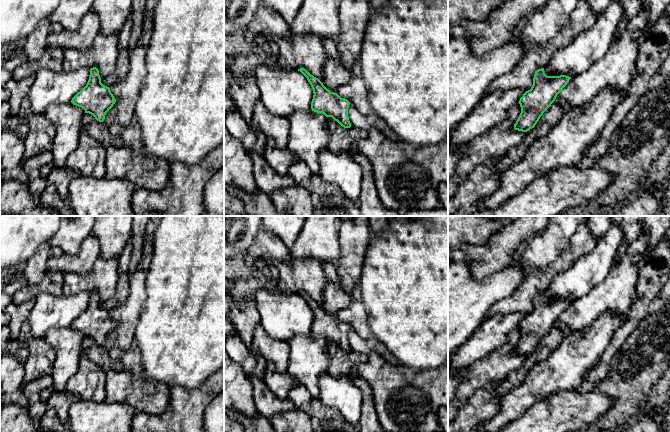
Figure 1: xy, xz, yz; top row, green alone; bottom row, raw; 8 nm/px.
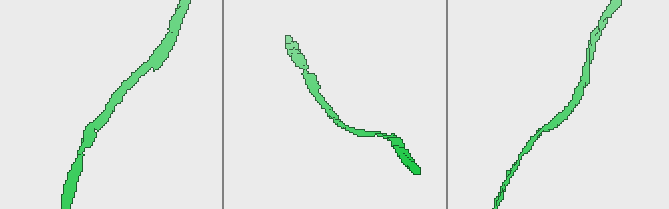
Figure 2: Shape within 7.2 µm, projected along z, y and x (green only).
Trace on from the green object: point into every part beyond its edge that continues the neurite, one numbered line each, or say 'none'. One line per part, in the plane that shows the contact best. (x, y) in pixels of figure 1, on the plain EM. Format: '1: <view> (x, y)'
none

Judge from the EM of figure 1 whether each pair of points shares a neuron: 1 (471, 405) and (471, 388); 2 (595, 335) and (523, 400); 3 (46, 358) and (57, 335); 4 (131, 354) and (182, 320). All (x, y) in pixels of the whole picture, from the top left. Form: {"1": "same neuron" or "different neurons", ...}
{"1": "different neurons", "2": "same neuron", "3": "different neurons", "4": "different neurons"}

